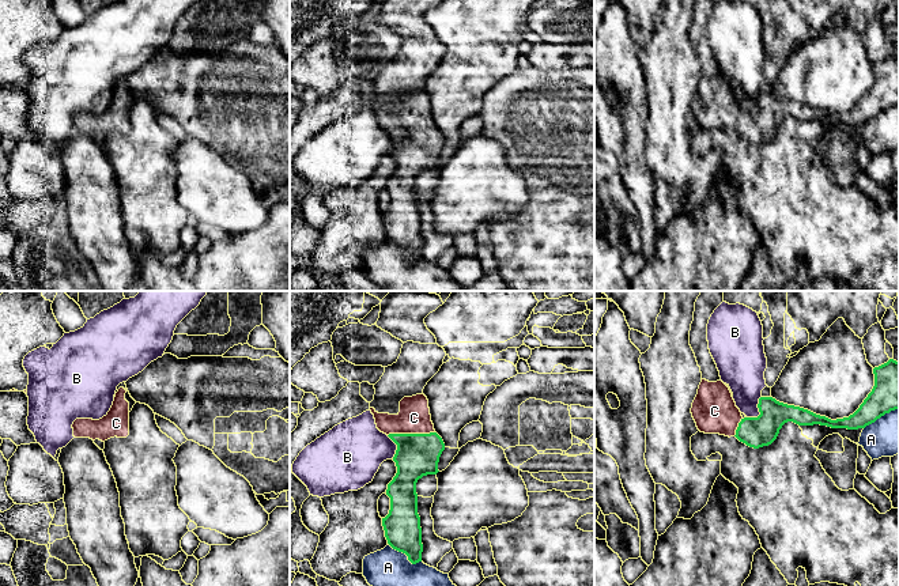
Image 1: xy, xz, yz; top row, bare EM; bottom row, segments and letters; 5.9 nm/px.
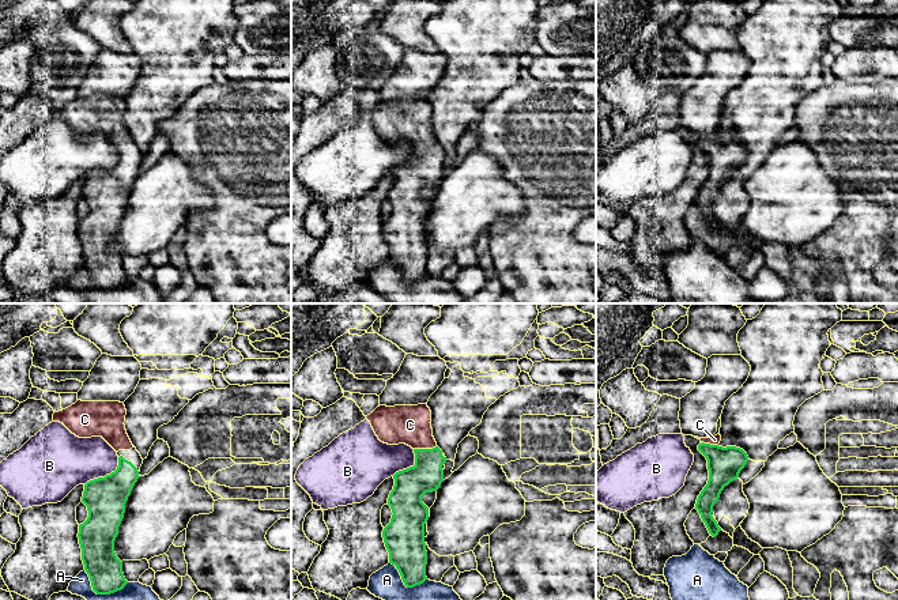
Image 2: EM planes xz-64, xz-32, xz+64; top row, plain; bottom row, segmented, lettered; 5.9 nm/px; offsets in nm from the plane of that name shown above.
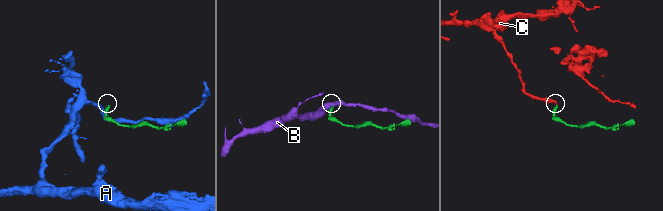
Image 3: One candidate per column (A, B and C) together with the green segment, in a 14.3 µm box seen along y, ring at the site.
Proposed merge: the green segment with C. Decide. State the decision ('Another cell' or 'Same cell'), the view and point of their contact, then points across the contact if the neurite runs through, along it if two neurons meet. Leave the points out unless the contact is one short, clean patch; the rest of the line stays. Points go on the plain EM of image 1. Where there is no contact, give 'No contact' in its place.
Same cell. Touches green at xz (411, 129). Path across: xz (418, 150), (418, 138), (411, 129), (414, 113)

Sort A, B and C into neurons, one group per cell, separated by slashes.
A / B / C

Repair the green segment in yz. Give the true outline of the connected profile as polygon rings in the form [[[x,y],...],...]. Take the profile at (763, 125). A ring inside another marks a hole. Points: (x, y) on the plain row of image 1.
[[[889,54],[875,63],[875,82],[860,103],[849,113],[831,116],[808,105],[787,101],[773,92],[759,94],[758,113],[743,113],[729,83],[722,77],[702,75],[692,98],[691,109],[700,128],[736,132],[749,143],[771,140],[782,121],[793,117],[798,121],[827,121],[831,124],[858,125],[899,105],[899,57]]]

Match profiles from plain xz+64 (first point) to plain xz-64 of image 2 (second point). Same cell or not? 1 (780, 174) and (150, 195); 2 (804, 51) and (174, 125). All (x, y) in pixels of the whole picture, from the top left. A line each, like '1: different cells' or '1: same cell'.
1: same cell
2: different cells

